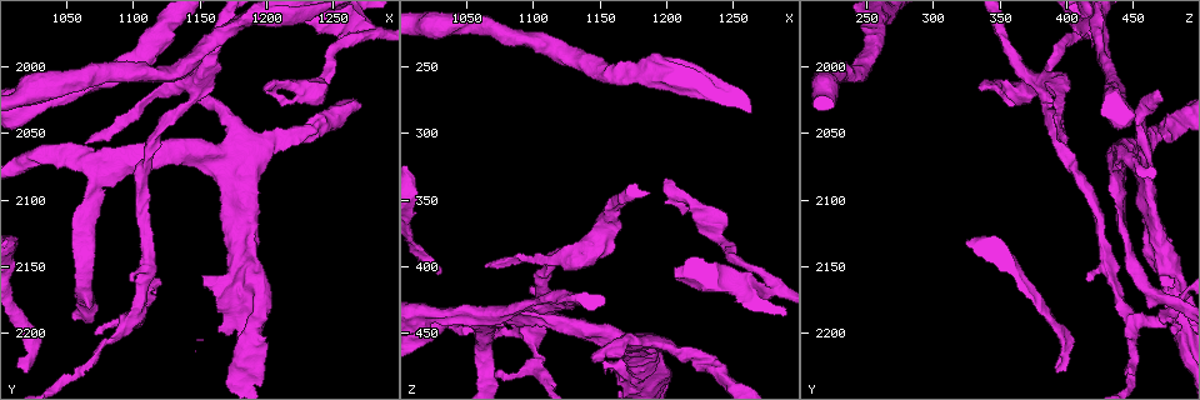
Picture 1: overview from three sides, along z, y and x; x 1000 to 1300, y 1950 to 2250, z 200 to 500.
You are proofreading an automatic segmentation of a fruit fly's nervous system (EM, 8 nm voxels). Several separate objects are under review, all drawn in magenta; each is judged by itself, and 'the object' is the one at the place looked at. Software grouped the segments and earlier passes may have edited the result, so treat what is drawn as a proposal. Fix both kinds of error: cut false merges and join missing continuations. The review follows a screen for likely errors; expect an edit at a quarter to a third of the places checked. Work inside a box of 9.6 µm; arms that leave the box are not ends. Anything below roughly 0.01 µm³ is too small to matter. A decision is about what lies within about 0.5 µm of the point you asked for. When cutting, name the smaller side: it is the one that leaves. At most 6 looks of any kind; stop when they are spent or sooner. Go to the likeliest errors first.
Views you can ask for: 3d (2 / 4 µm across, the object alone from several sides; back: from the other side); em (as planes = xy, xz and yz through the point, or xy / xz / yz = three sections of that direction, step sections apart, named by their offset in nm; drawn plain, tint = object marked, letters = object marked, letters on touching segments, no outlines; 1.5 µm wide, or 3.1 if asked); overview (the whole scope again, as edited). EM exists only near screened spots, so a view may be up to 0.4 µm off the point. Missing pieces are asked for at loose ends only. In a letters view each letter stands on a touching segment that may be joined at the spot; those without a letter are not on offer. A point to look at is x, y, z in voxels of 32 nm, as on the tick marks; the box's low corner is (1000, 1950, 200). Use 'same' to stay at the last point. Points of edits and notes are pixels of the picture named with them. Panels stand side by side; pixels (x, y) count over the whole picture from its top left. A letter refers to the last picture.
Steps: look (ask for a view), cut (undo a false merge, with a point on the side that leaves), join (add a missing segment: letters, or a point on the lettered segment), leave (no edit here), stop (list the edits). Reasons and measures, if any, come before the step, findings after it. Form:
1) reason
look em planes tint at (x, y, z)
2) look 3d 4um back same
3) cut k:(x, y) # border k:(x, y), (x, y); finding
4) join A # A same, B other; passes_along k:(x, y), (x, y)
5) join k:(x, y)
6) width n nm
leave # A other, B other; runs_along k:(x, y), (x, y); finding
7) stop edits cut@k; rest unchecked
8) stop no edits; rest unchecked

sudden change in width
look 3d 4um at (1278, 1976, 410)

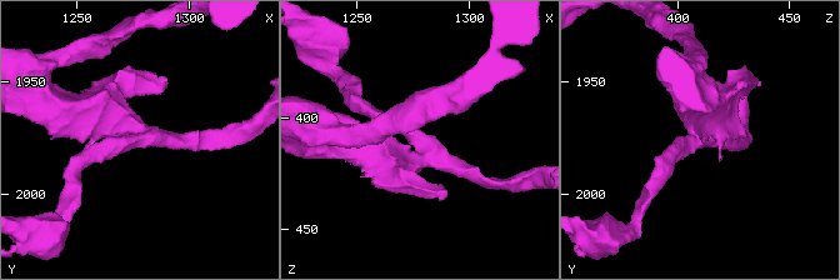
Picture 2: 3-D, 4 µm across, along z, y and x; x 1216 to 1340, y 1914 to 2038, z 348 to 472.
shape alone is not enough
look em planes tint at (1280, 1974, 412)

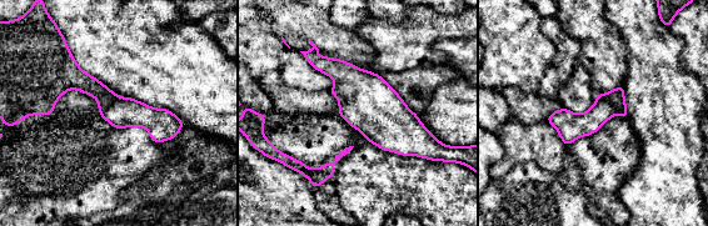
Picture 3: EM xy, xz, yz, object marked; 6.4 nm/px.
look em planes letters same

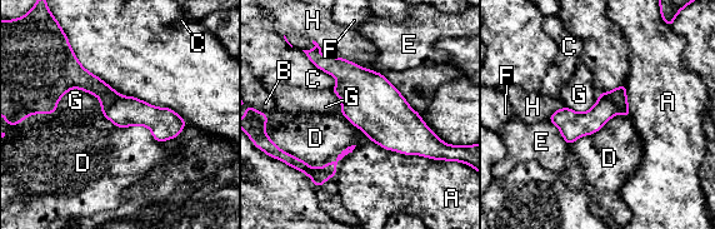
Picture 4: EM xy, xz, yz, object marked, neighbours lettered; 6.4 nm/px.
cut 4:(580, 124) # A other, B other, C other, D other, E other, F other, G other, H other; border 4:(599, 96), (606, 98), (618, 113); two neurons meet here

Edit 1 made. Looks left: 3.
branch stops here
look 3d 2um back at (1144, 2016, 470)

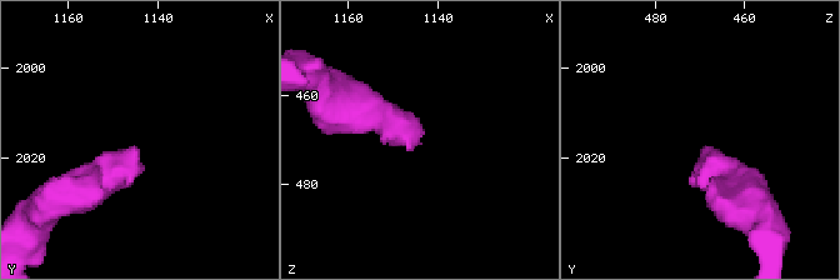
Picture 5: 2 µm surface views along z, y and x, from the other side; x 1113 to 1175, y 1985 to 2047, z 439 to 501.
look em planes letters at (1145, 2018, 469)

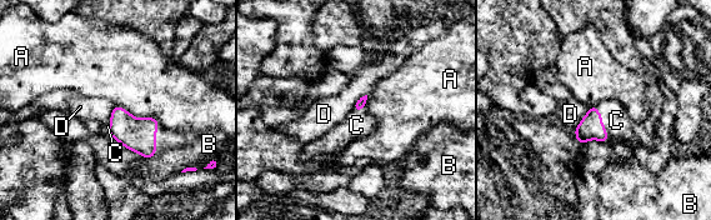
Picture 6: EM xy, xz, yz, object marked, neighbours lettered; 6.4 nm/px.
join C # A other, B other, C same, D other; passes_along 6:(591, 128), (602, 124), (616, 120); it goes on there

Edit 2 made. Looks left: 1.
stop edits cut@4, join@6; rest unchecked

